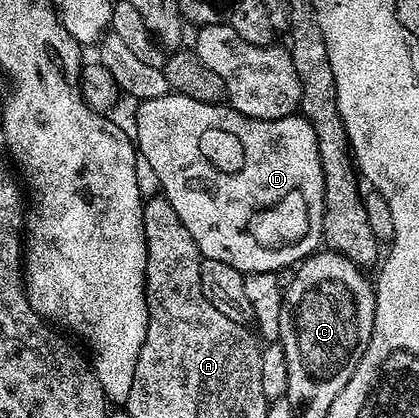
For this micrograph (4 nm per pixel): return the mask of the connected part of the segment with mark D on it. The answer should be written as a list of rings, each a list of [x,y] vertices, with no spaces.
[[[169,93],[162,97],[143,100],[136,108],[138,121],[138,151],[150,161],[150,169],[160,175],[160,191],[163,198],[174,205],[174,213],[182,217],[182,225],[192,231],[194,241],[198,245],[201,256],[214,261],[226,261],[226,265],[234,265],[234,269],[245,273],[250,271],[278,271],[283,267],[296,267],[321,246],[324,233],[324,182],[322,181],[322,161],[318,157],[318,137],[314,137],[314,129],[304,116],[293,113],[281,119],[251,119],[238,113],[230,105],[219,103],[203,103],[194,101],[194,97],[186,97]]]

